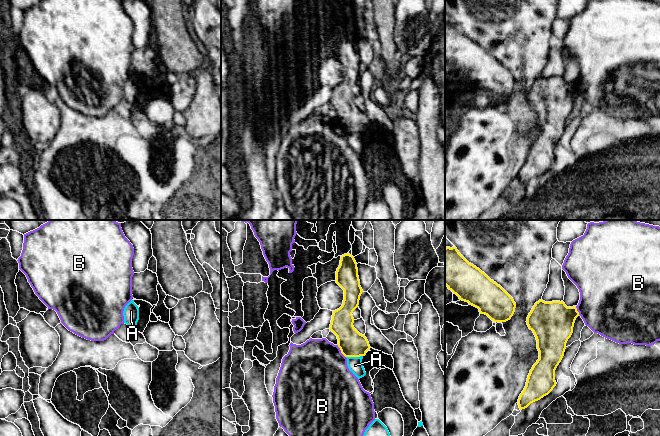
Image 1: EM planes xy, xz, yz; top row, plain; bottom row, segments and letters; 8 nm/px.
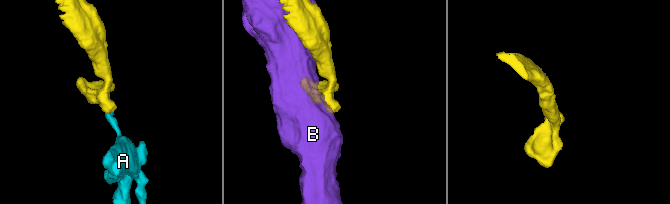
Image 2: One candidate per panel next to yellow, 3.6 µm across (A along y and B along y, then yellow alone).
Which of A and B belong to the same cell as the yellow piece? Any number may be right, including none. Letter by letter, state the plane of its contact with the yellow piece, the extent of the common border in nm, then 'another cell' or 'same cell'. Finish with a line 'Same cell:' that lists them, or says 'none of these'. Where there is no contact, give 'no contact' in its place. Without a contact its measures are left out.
A: meets yellow in xz; contact 140 nm long; another cell
B: meets yellow in xz; contact 130 nm long; another cell
Same cell: none of these

